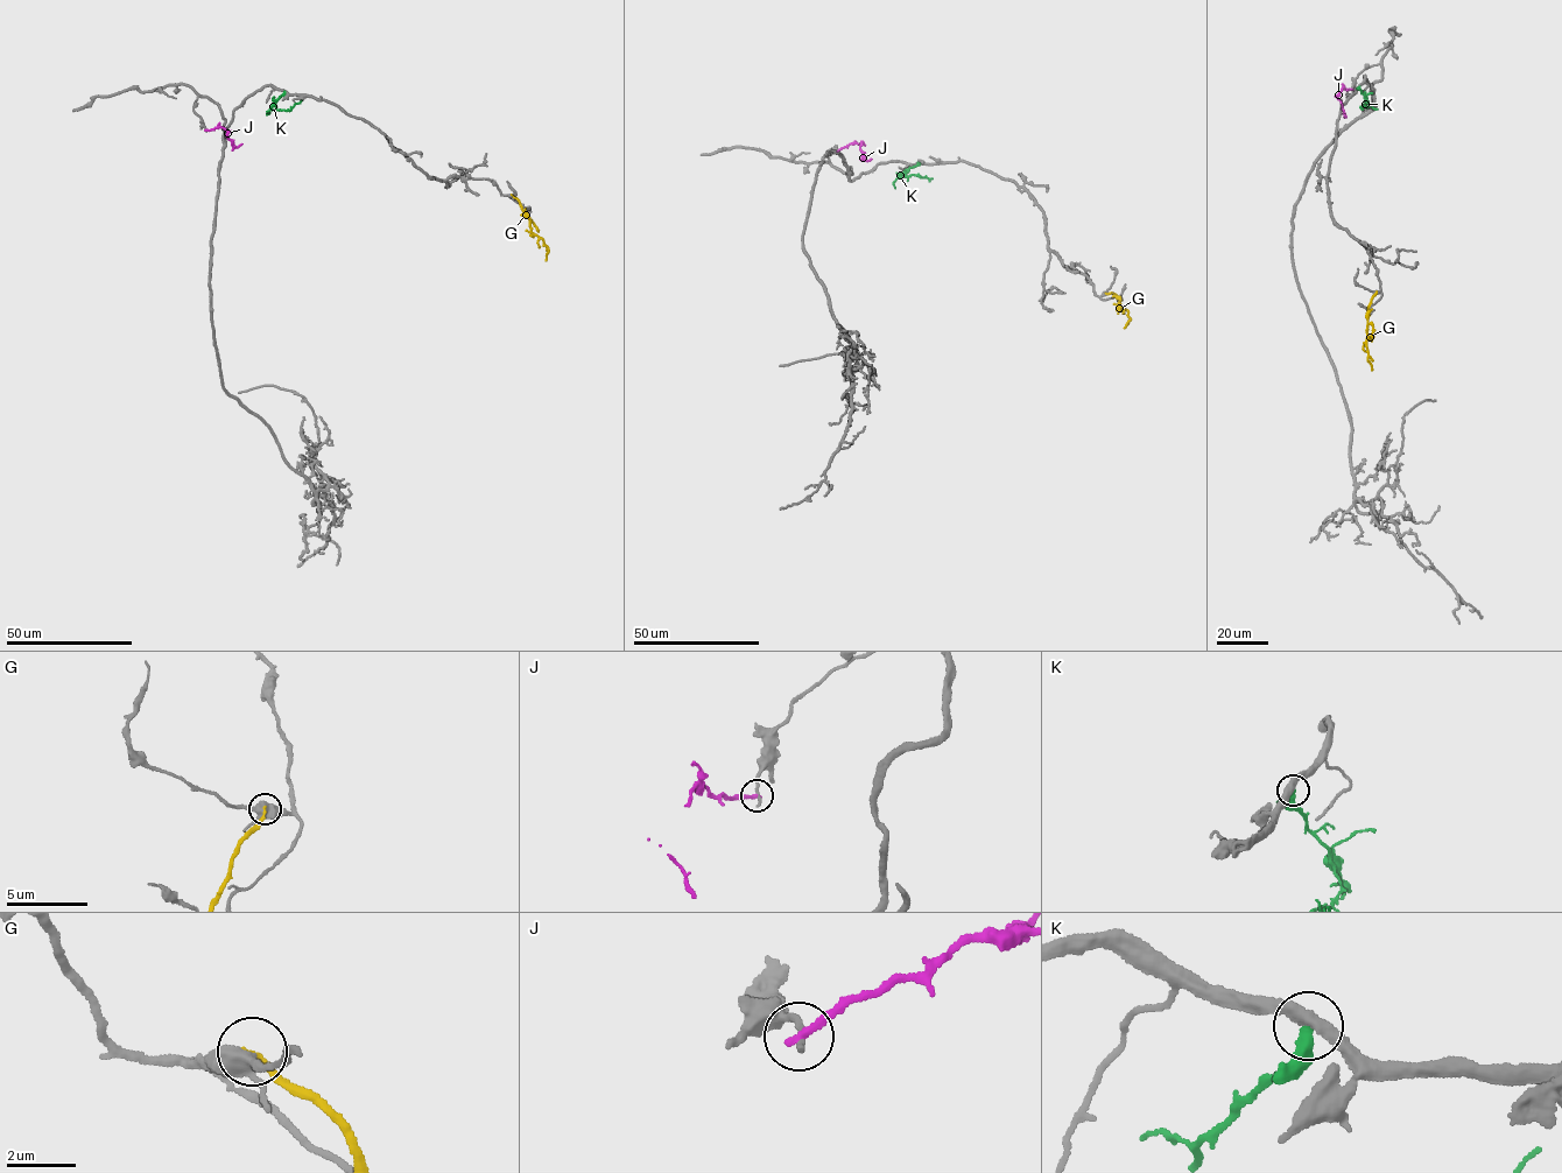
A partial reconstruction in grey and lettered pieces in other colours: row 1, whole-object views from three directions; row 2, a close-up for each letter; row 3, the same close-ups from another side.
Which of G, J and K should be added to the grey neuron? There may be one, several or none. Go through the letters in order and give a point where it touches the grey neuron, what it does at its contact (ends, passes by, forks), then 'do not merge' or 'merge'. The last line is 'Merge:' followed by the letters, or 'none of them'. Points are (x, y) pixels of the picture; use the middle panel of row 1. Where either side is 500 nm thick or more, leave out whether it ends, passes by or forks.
G: meets grey at (1106, 293); it ends there; do not merge
J: meets grey at (837, 150); it ends there; do not merge
K: meets grey at (920, 163); it ends there; do not merge
Merge: none of them

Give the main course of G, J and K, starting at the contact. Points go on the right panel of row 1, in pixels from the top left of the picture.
G: (1376, 292), (1367, 310), (1366, 344), (1371, 370)
J: (1352, 89), (1342, 88), (1336, 97), (1344, 116)
K: (1359, 86), (1366, 100), (1360, 109), (1364, 105)

